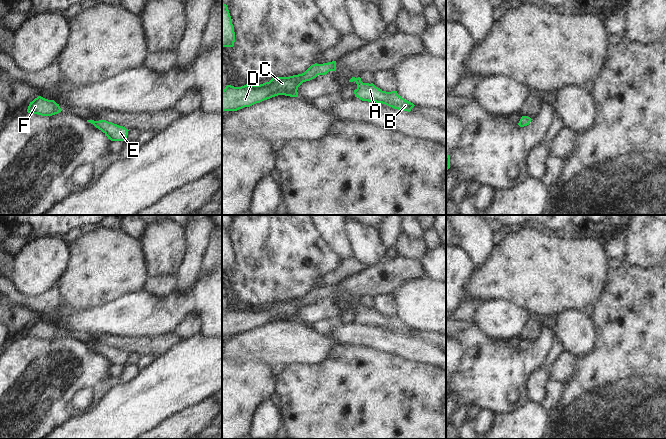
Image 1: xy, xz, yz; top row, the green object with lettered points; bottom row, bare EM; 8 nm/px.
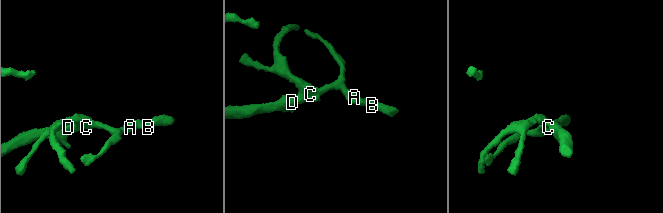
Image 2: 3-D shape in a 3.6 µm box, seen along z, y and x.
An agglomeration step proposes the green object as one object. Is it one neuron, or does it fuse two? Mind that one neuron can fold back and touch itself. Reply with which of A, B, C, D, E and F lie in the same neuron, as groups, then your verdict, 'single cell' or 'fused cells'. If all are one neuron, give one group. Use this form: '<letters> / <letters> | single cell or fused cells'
A B C D E F | single cell

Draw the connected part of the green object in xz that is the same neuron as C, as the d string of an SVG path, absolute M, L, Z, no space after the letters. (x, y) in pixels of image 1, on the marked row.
M336 61L313 64L304 73L289 77L273 77L260 85L234 87L227 85L222 91L222 111L237 111L278 95L298 97L298 87L306 81L336 70Z

